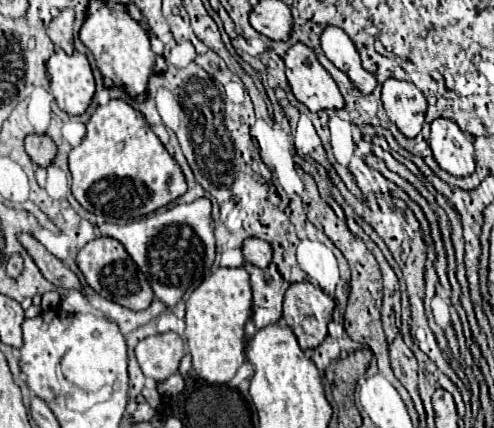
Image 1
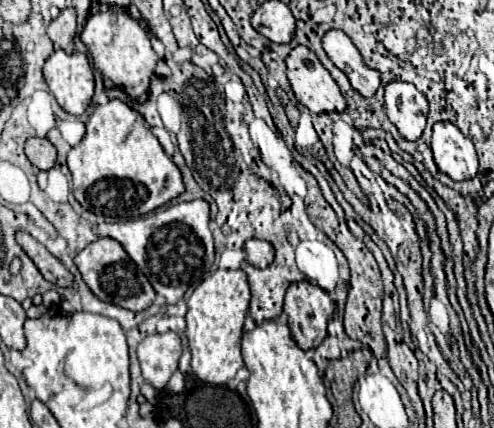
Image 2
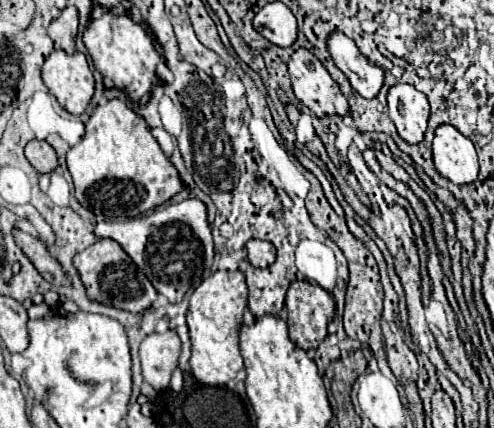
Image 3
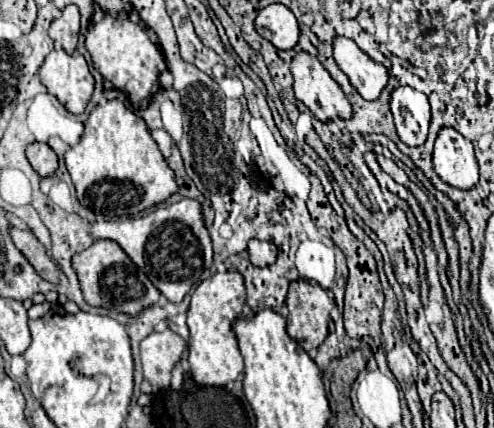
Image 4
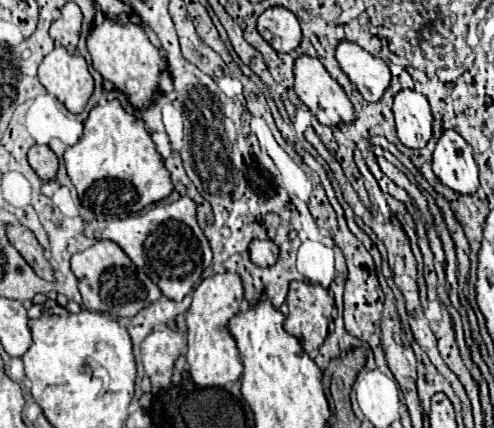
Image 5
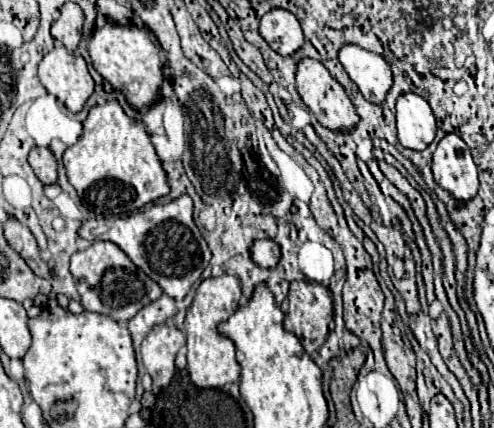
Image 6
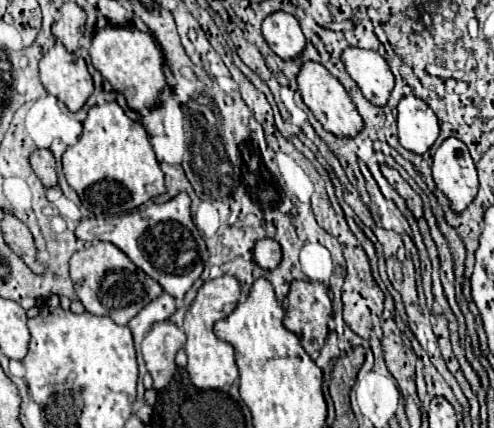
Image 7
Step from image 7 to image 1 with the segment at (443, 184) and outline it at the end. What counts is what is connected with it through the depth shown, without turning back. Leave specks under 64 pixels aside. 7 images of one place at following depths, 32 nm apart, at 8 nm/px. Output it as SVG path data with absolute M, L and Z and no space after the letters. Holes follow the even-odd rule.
M438 118L432 122L430 148L442 170L456 178L464 178L476 172L476 158L472 142L452 120Z

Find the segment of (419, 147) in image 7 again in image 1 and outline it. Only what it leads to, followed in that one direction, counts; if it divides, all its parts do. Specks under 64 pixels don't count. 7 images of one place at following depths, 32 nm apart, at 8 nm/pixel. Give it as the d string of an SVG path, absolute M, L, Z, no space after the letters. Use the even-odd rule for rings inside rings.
M386 80L382 84L382 104L390 122L394 122L406 138L412 140L422 132L428 104L412 82Z

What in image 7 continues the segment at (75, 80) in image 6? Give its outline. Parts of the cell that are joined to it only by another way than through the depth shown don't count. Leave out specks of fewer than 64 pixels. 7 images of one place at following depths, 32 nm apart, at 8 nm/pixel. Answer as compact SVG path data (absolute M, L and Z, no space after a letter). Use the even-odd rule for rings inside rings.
M60 42L42 56L40 80L46 92L64 102L70 112L78 112L94 90L84 58L70 54Z

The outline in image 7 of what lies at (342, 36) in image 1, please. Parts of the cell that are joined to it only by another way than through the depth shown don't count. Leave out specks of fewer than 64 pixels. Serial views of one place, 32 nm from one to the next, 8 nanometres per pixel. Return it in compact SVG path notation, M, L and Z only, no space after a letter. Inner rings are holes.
M362 48L344 50L342 60L348 74L360 86L364 98L374 106L384 108L394 88L394 74L390 72L386 60L378 52Z

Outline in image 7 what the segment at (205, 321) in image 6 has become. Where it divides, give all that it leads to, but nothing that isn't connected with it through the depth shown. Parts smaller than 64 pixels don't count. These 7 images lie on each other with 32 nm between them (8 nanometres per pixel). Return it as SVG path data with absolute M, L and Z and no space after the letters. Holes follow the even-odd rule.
M224 274L220 278L214 278L214 280L208 280L202 284L202 288L198 290L190 310L186 312L184 316L184 324L182 324L182 330L184 334L188 336L186 340L186 356L188 356L188 374L190 374L190 380L196 388L200 390L218 390L218 388L224 388L228 384L234 384L238 380L238 368L234 364L234 350L230 344L224 344L222 340L218 340L212 332L212 326L216 320L222 320L226 318L238 304L240 300L240 286L238 286L238 280L230 274Z

